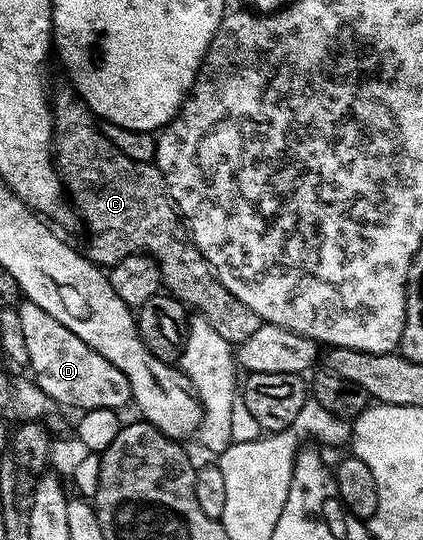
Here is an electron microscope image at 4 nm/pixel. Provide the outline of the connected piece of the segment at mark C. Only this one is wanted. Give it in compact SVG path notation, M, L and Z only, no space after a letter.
M75 90L68 91L61 92L58 96L56 93L55 96L55 136L60 141L55 148L55 160L71 193L72 203L75 208L77 203L78 210L85 215L85 220L89 223L89 259L95 264L112 266L128 256L141 253L152 256L159 266L161 283L168 295L181 301L186 309L192 310L196 315L207 318L207 322L211 322L211 326L215 326L215 330L229 344L236 346L247 342L247 338L251 338L251 334L255 334L255 330L259 330L263 323L259 314L243 306L243 302L239 302L239 298L235 298L231 290L227 290L217 281L212 266L206 262L197 245L193 243L188 227L177 211L177 205L170 200L169 188L156 163L135 162L127 158L123 150L119 150L105 137L104 131L99 127L98 117L93 115L87 101Z

